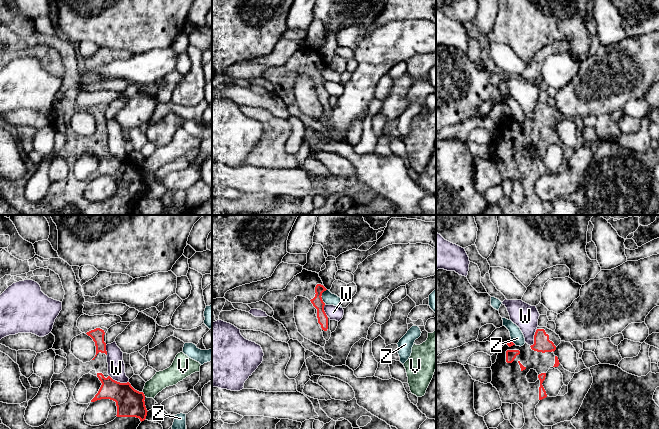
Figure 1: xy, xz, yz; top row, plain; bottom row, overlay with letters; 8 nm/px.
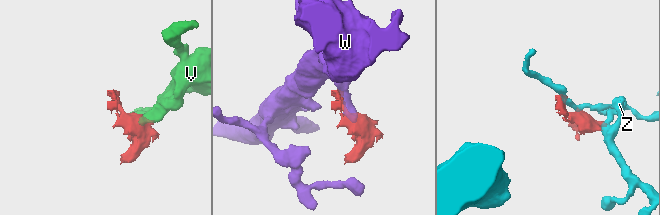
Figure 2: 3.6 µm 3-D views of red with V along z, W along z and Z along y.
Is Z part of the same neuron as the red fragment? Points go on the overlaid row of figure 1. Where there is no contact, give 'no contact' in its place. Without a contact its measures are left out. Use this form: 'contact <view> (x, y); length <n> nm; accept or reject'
contact xz (321, 295); length 120 nm; reject

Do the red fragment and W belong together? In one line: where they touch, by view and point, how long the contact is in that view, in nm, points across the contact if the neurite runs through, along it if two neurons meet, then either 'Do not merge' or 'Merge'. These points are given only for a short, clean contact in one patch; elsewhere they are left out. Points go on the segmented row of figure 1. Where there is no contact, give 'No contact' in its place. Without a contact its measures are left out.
Touches red at xy (119, 382). Shared border 170 nm. Do not merge

